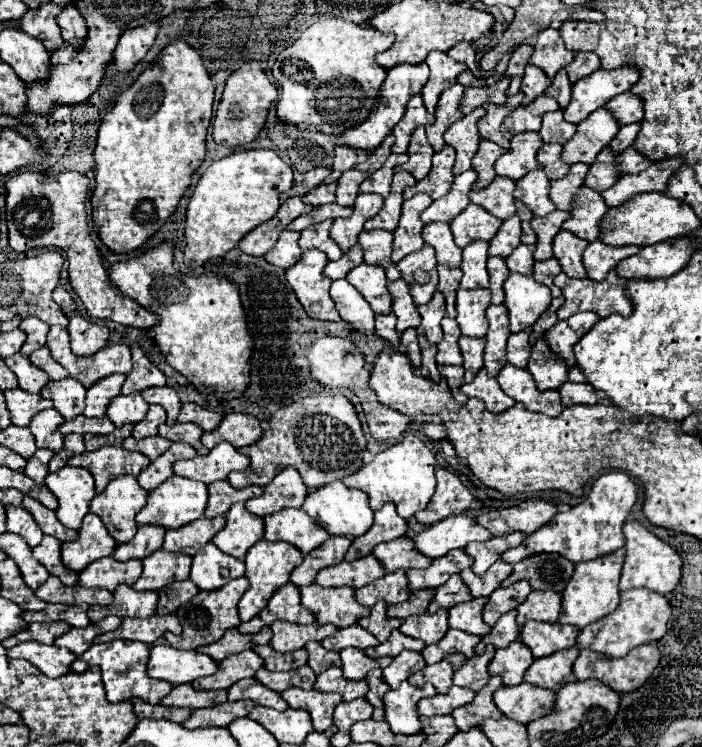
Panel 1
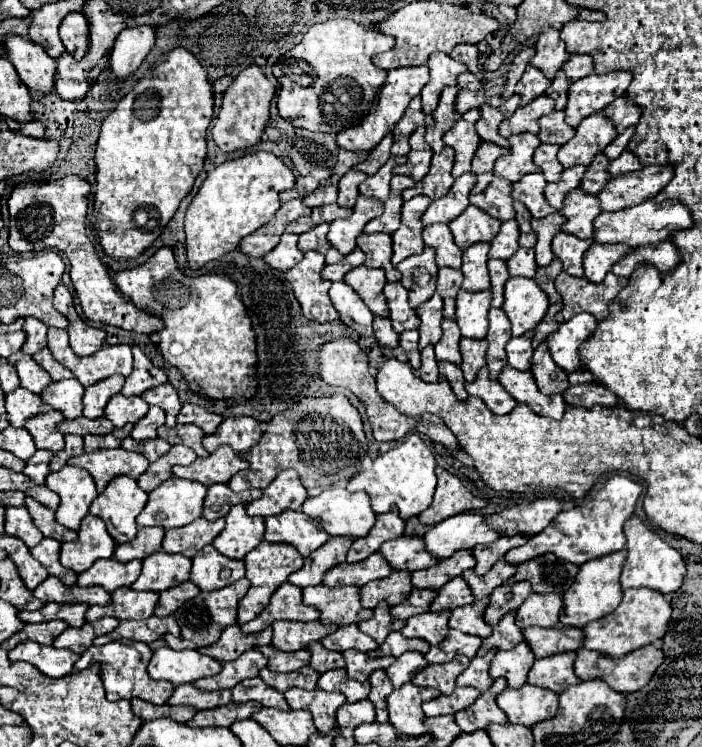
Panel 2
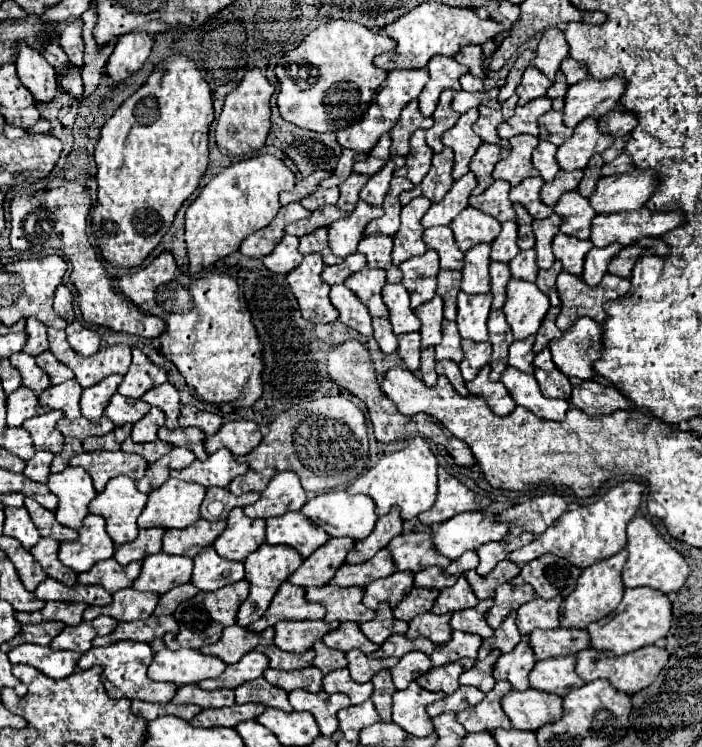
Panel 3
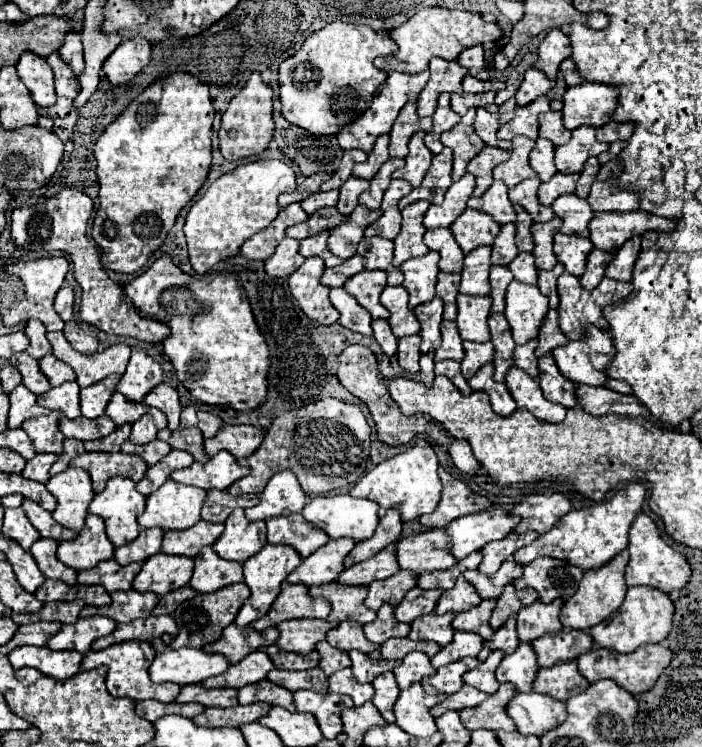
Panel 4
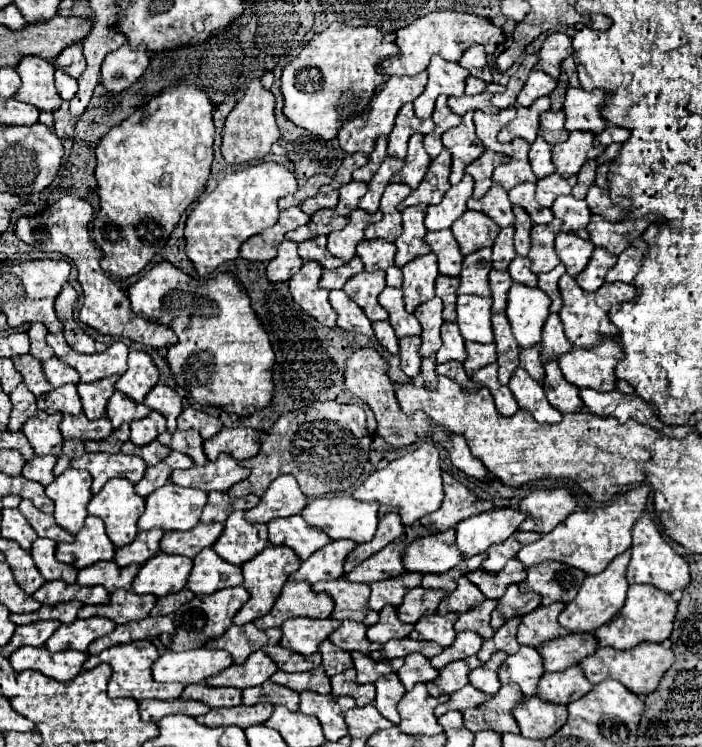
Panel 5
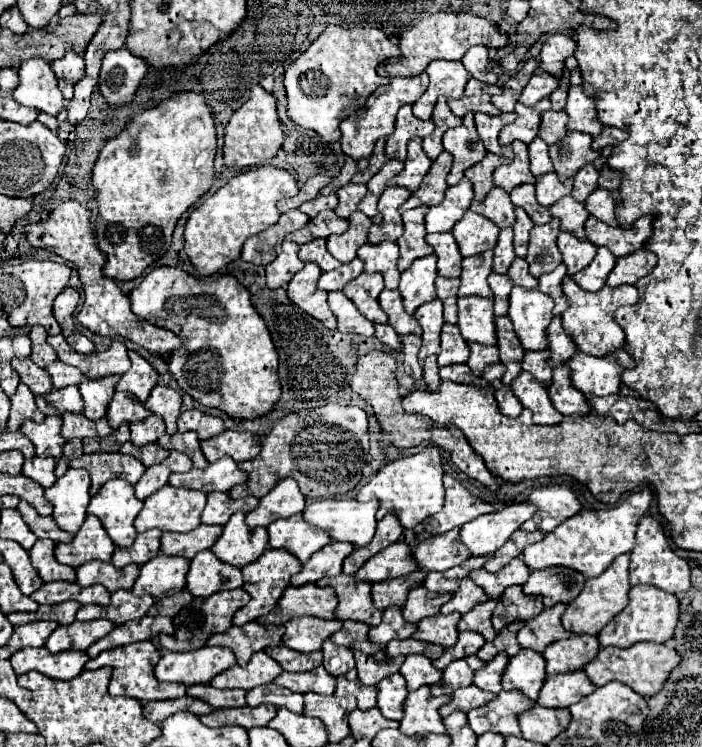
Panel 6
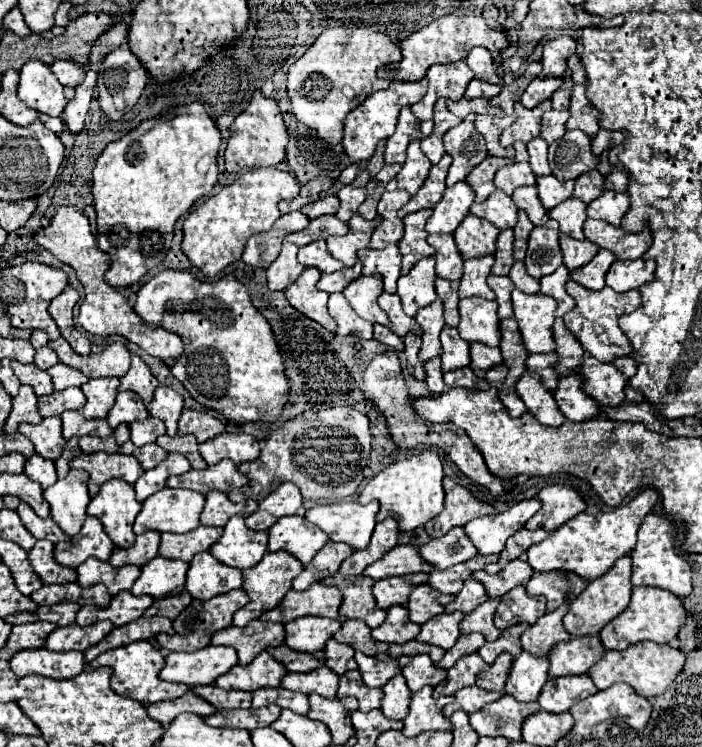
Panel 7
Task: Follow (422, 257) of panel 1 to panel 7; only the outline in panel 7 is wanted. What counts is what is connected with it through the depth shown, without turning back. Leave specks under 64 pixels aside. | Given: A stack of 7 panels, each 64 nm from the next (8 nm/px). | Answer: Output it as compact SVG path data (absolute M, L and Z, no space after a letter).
M432 256L420 260L406 276L400 276L398 296L408 316L414 316L420 308L432 304L438 298L434 290L434 280L436 280L436 272L434 272Z

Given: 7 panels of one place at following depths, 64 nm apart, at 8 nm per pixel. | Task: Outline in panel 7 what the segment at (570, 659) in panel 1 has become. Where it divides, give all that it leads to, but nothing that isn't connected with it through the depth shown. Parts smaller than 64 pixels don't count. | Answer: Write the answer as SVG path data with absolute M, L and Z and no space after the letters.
M586 674L550 678L538 696L538 704L550 714L562 714L568 712L578 700L584 700L596 692L598 688Z

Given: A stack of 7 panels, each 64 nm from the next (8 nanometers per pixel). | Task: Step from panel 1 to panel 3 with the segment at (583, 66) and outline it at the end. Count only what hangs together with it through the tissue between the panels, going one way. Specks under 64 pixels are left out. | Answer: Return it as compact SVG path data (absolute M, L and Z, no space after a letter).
M566 58L566 60L562 62L560 70L564 72L564 76L566 76L566 84L568 84L568 86L572 86L572 84L584 80L584 78L588 78L588 72L584 72L584 70L586 70L584 64L576 62L574 58Z

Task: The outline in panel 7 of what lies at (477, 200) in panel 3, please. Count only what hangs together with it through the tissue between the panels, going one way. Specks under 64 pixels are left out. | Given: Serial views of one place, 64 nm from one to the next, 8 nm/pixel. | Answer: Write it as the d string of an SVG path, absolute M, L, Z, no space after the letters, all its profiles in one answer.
M494 190L484 202L474 202L470 206L470 214L484 218L488 222L492 222L496 228L506 230L506 228L514 228L516 220L518 220L518 208L512 202L512 198L508 194L504 194L502 190Z

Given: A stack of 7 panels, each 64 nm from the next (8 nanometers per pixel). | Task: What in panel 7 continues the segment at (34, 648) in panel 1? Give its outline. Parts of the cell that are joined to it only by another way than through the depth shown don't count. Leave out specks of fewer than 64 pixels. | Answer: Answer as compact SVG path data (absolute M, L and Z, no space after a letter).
M46 648L18 652L10 660L10 668L18 678L28 674L40 674L48 678L74 678L84 672L84 654L82 652L50 652Z

